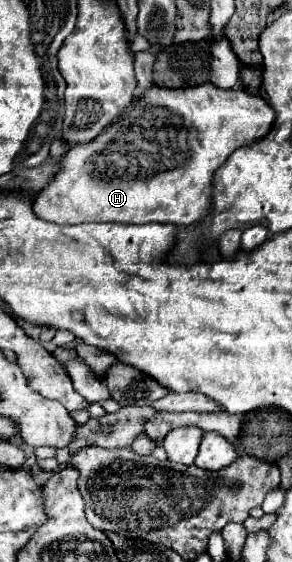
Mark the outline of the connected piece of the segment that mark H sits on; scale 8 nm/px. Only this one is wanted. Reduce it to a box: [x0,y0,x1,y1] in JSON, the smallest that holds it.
[33,83,273,227]

